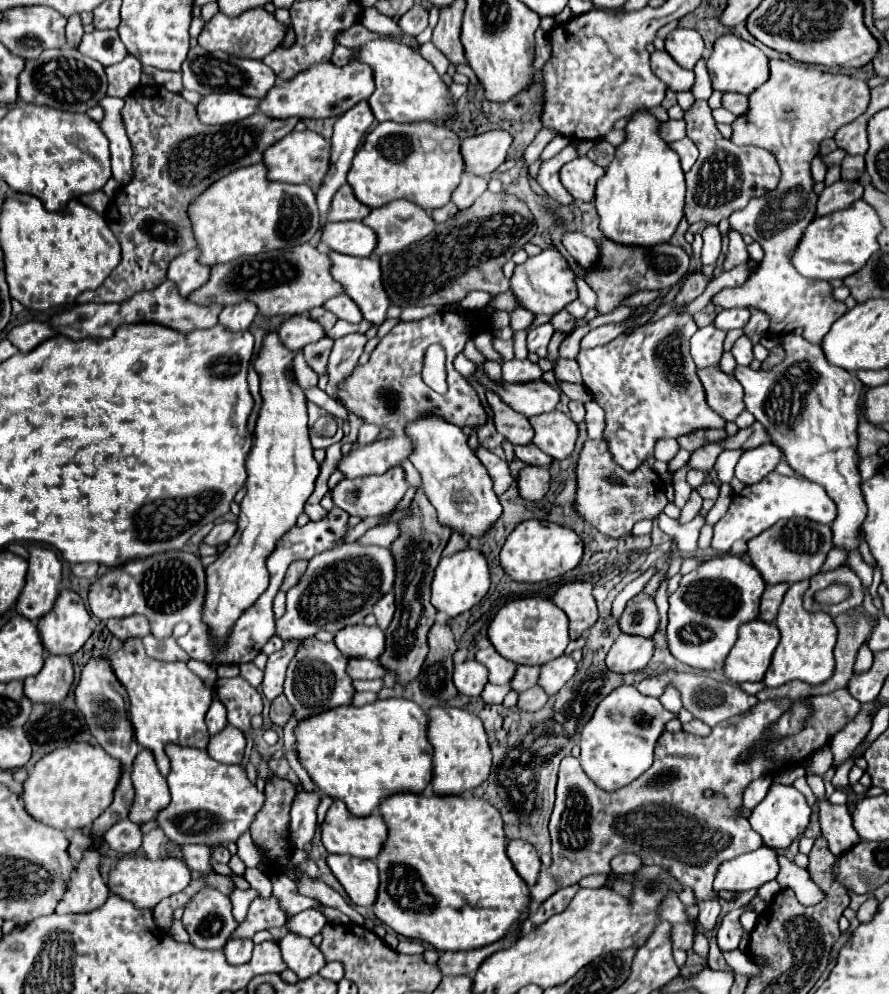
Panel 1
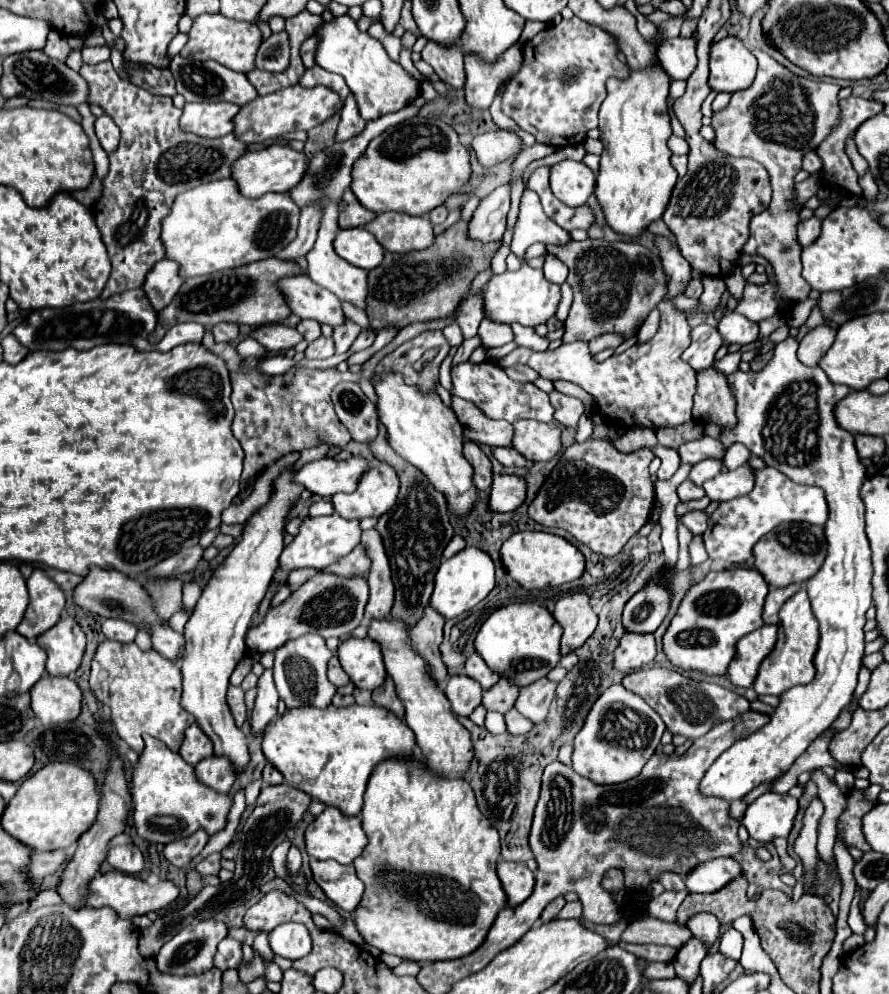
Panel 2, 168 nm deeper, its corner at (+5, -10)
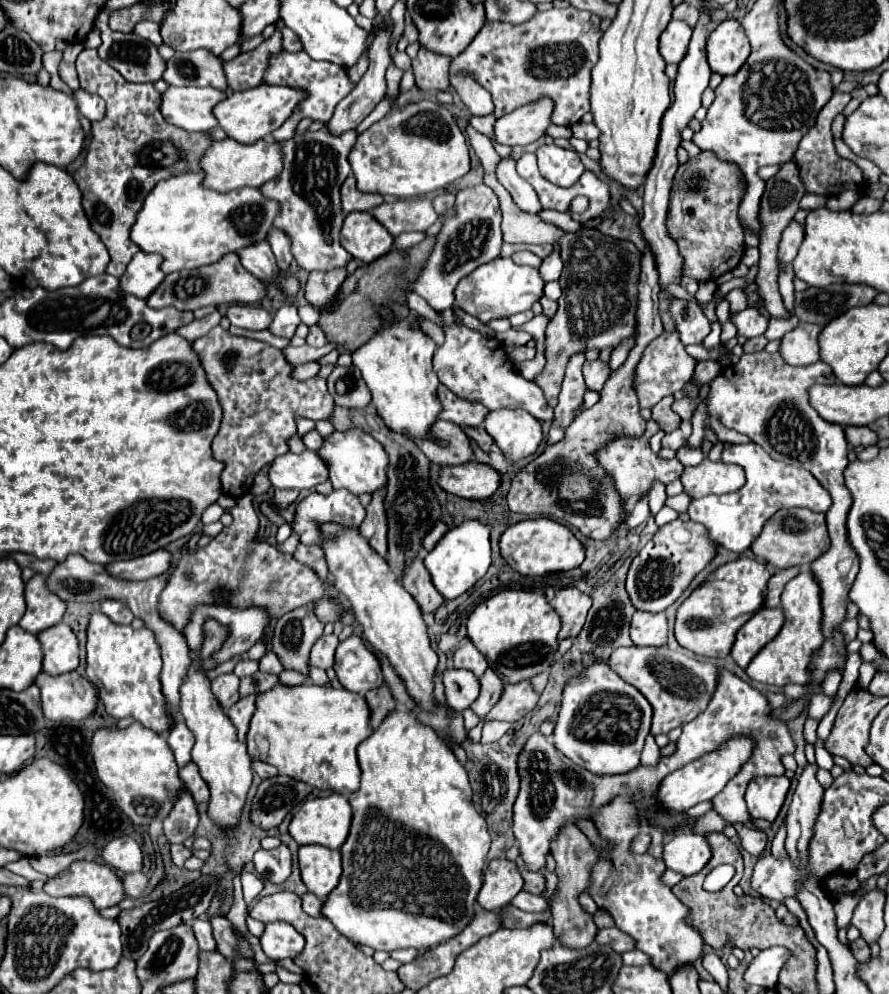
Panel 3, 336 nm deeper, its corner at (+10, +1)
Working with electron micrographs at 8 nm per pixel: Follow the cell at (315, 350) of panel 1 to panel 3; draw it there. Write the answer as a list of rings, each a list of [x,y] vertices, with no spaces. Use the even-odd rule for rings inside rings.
[[[312,325],[310,331],[308,331],[308,337],[306,337],[306,343],[312,345],[312,347],[322,347],[326,345],[326,335],[322,333],[322,329],[318,325]]]

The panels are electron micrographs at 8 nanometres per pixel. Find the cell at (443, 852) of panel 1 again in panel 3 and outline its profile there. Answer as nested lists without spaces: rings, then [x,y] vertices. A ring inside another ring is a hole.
[[[394,709],[358,749],[362,781],[350,795],[352,825],[342,851],[342,877],[326,897],[322,913],[340,935],[356,945],[394,951],[404,947],[426,949],[458,935],[474,913],[490,835],[486,821],[472,805],[466,769],[436,731],[422,725],[408,711]]]

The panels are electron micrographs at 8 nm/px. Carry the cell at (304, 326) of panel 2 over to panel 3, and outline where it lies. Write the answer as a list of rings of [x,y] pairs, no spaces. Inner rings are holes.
[[[286,305],[282,309],[276,311],[276,315],[272,317],[272,323],[268,327],[268,331],[276,337],[286,337],[290,339],[296,331],[296,327],[300,325],[300,317],[298,317],[298,309],[294,305]]]

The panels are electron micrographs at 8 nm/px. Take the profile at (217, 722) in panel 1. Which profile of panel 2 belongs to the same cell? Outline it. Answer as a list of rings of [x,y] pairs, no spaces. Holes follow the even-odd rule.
[[[191,724],[185,732],[185,740],[181,744],[179,754],[189,762],[189,764],[197,764],[199,760],[207,758],[213,754],[213,744],[207,738],[207,734],[203,734],[203,730],[199,728],[199,724]]]

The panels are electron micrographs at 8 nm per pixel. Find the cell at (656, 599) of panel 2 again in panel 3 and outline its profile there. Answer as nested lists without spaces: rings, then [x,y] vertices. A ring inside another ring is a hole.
[[[672,521],[656,531],[656,535],[644,545],[644,549],[634,557],[628,579],[626,591],[640,611],[658,613],[670,607],[692,583],[692,579],[716,557],[718,545],[710,539],[704,525],[694,521]]]

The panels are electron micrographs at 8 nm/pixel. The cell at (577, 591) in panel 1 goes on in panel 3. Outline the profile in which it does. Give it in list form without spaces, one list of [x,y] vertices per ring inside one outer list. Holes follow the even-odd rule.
[[[564,587],[554,595],[554,599],[550,603],[562,619],[562,629],[560,629],[558,637],[560,639],[576,637],[586,621],[586,613],[592,605],[590,597],[584,595],[582,591],[578,591],[576,587]]]

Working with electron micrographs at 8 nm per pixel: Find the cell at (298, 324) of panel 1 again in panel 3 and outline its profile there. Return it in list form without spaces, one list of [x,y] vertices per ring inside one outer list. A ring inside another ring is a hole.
[[[228,305],[226,317],[230,319],[232,325],[242,327],[242,329],[268,329],[272,315],[262,309],[260,305]]]

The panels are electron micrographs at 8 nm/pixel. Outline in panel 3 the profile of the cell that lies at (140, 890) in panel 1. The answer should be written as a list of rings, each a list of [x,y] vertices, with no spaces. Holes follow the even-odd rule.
[[[78,859],[64,873],[44,883],[50,897],[88,897],[96,909],[118,905],[124,899],[124,887],[118,875],[102,863]]]

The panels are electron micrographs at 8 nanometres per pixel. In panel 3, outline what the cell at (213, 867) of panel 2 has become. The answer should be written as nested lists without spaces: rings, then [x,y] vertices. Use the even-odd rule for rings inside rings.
[[[174,843],[174,845],[170,847],[170,853],[172,853],[172,861],[174,861],[174,865],[176,865],[176,867],[182,867],[182,865],[184,865],[184,861],[192,855],[192,851],[190,851],[188,847],[180,845],[180,843]]]

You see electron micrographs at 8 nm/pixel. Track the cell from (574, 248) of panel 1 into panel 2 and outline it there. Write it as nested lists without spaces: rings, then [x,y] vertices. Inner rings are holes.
[[[525,190],[521,196],[521,210],[515,224],[511,252],[524,263],[526,250],[533,242],[565,246],[571,242],[571,236],[545,216],[539,196],[531,190]]]

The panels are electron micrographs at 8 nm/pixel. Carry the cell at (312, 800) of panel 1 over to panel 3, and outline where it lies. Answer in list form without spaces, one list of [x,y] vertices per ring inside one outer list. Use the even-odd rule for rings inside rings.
[[[280,845],[272,851],[258,849],[252,859],[254,871],[262,881],[270,881],[274,885],[280,885],[286,881],[292,873],[292,855],[286,845]]]

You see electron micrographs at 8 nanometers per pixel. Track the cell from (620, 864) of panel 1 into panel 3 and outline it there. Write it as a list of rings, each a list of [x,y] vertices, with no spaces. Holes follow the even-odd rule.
[[[566,823],[564,829],[560,829],[560,833],[556,835],[556,839],[550,845],[550,851],[558,863],[556,873],[560,877],[556,895],[554,895],[554,903],[552,903],[552,927],[554,927],[554,935],[556,939],[570,949],[584,949],[594,941],[594,933],[598,931],[598,927],[592,921],[592,915],[588,915],[580,903],[578,903],[578,895],[584,891],[584,887],[588,885],[588,875],[590,869],[594,865],[594,861],[598,859],[592,843],[588,841],[588,837],[572,823]]]

